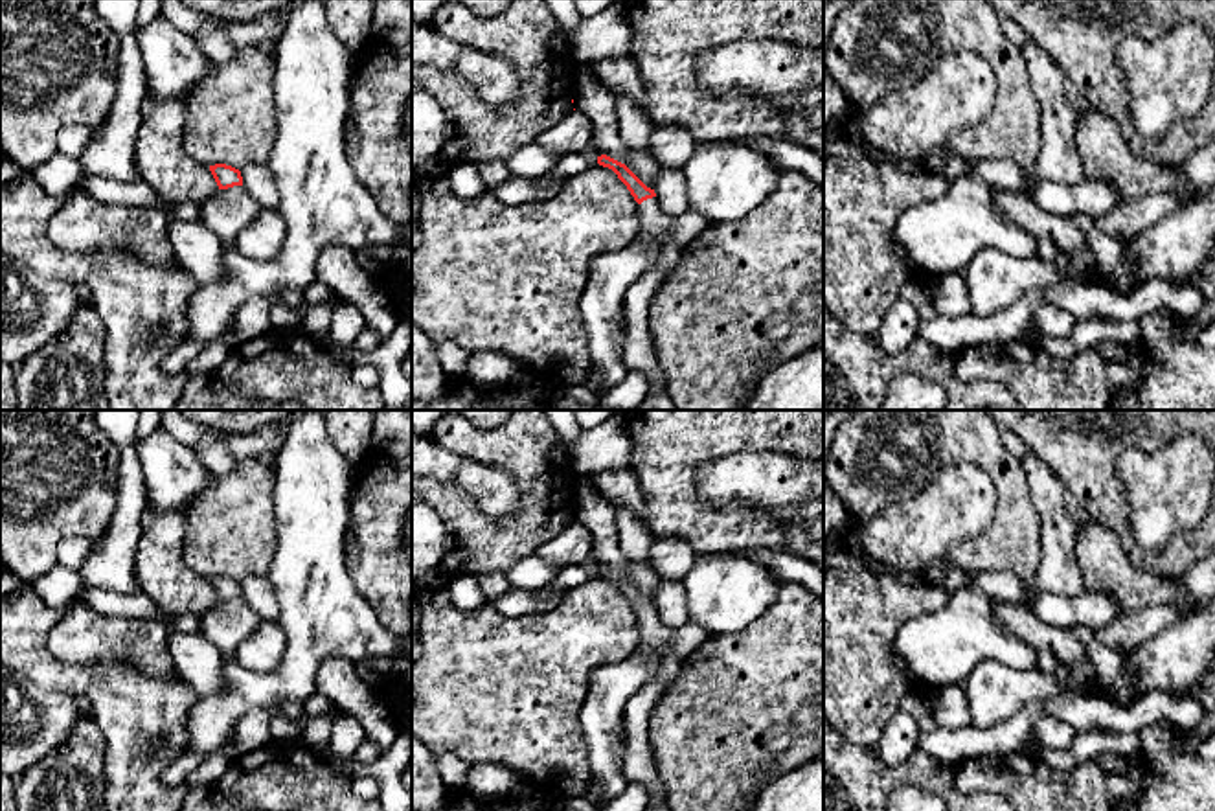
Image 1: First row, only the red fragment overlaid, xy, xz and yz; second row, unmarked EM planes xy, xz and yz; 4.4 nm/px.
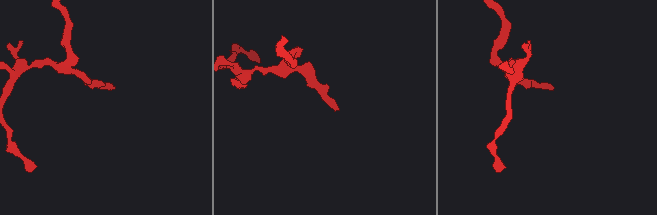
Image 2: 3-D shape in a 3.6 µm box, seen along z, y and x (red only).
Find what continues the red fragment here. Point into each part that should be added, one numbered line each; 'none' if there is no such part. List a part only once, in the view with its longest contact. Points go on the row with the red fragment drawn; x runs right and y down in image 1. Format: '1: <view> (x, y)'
1: xz (640, 352)

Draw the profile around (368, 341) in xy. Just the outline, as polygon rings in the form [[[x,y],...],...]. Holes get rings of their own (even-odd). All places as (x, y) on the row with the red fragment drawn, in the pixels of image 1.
[[[366,327],[366,329],[364,329],[362,333],[358,333],[358,337],[355,338],[353,348],[355,348],[357,351],[360,351],[360,353],[371,353],[371,351],[375,351],[380,344],[382,344],[382,337],[380,337],[377,331]]]

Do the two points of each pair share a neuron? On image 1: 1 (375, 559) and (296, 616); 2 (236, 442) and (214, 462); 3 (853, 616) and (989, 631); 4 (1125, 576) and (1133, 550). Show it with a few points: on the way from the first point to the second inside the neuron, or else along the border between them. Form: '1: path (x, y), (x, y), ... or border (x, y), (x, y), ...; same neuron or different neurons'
1: border (344, 536), (346, 574), (375, 615); different neurons
2: border (217, 433), (225, 447), (238, 460); different neurons
3: border (945, 604), (899, 629), (896, 655), (903, 664); different neurons
4: border (1103, 525), (1136, 567), (1169, 576); different neurons

